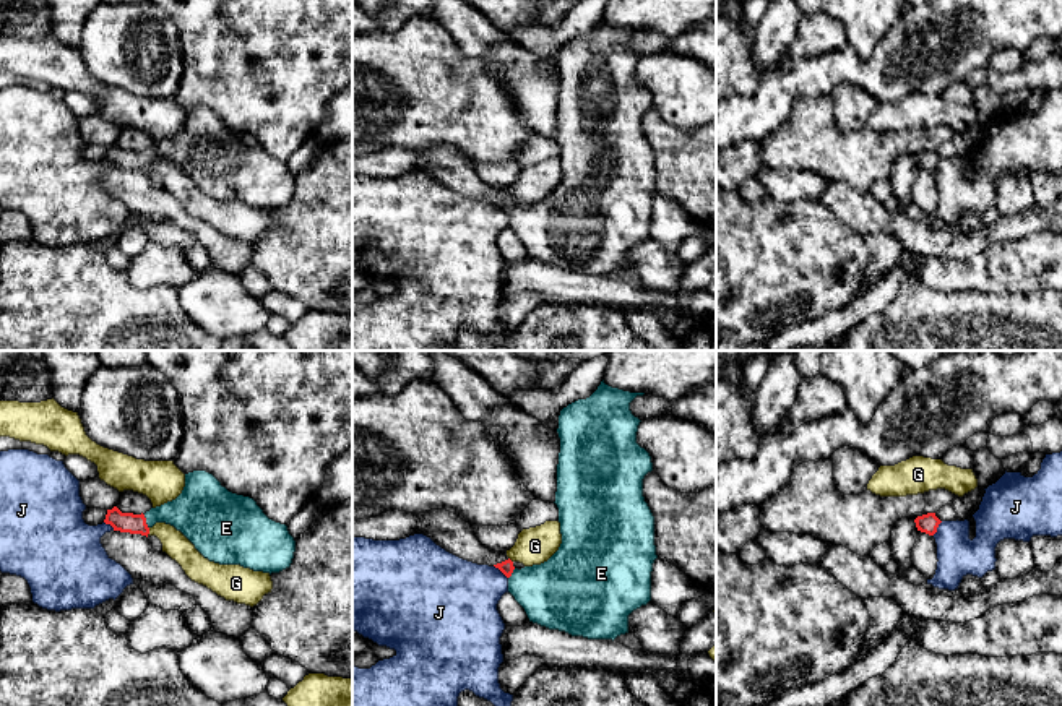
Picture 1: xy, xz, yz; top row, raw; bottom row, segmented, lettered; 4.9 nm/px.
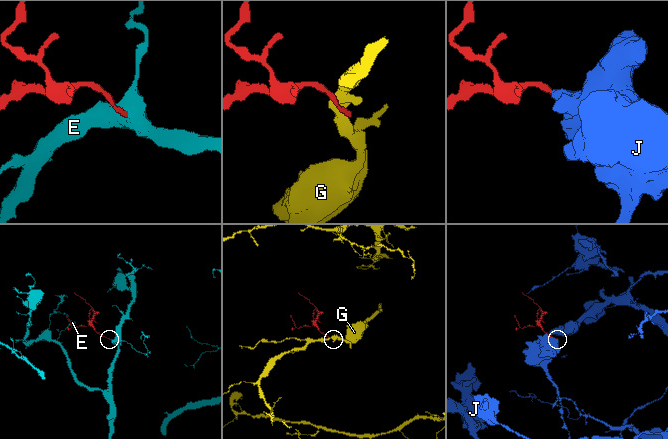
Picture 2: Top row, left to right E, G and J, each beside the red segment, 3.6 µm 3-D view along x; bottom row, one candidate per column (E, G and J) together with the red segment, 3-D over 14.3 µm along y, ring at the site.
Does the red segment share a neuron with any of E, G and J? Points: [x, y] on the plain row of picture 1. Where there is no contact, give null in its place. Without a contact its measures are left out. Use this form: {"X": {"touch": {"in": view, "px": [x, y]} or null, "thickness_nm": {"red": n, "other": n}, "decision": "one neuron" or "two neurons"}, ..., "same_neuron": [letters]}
{"E": {"touch": {"in": "xy", "px": [145, 158]}, "thickness_nm": {"red": 100, "other": 220}, "decision": "one neuron"}, "G": {"touch": {"in": "xy", "px": [148, 167]}, "thickness_nm": {"red": 100, "other": 120}, "decision": "two neurons"}, "J": {"touch": {"in": "xz", "px": [500, 206]}, "thickness_nm": {"red": 70, "other": 380}, "decision": "two neurons"}, "same_neuron": ["E"]}

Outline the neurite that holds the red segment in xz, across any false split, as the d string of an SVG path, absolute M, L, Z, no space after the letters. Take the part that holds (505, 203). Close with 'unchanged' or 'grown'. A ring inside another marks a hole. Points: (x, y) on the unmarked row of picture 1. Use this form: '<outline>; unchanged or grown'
M602 16L598 26L589 34L578 36L560 47L557 65L560 75L560 89L557 101L557 128L554 140L559 144L562 180L559 187L541 201L525 203L518 206L513 203L513 198L510 195L494 201L508 214L508 229L525 245L529 258L533 260L537 260L549 266L565 268L572 273L614 278L617 273L628 269L628 252L651 237L651 208L658 192L654 182L654 153L643 133L643 115L648 109L653 107L653 99L650 89L637 80L637 68L641 57L635 54L630 47L630 39L637 32L643 31L645 29L630 29L619 24L612 24Z; grown

